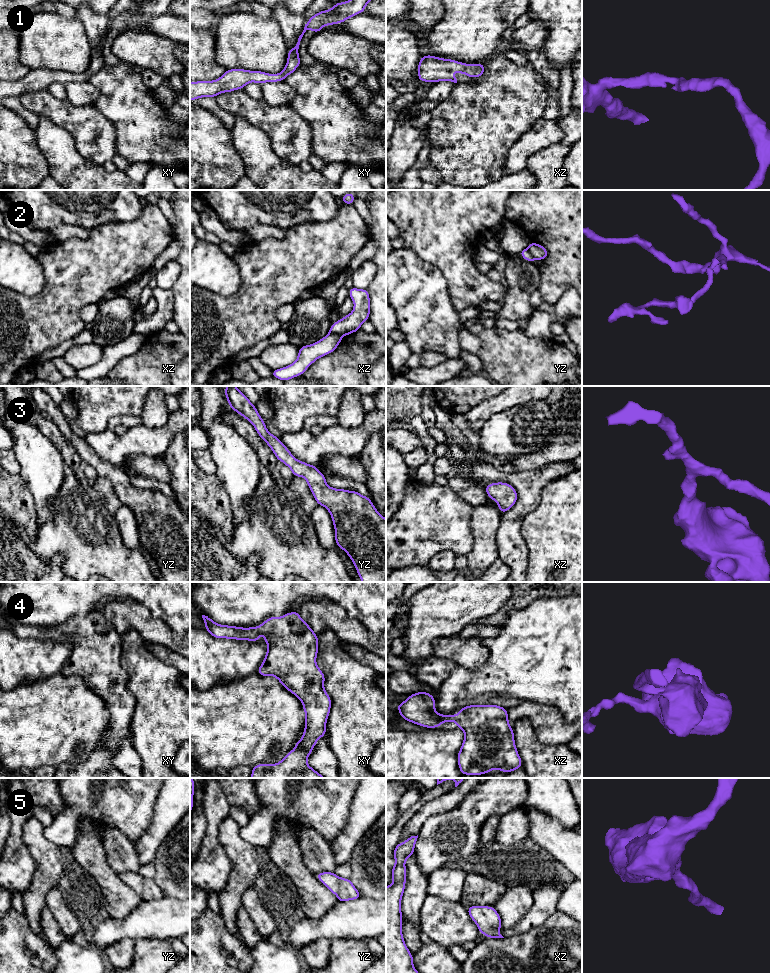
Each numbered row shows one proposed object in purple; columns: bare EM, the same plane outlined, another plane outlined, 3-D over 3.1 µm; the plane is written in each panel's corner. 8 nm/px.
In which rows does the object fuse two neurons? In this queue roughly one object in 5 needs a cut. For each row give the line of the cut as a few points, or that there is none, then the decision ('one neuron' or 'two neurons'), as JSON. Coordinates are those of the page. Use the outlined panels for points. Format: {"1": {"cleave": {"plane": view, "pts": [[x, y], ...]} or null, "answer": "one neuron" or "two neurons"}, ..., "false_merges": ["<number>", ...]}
{"1": {"cleave": null, "answer": "one neuron"}, "2": {"cleave": {"plane": "xz", "pts": [[329, 332], [342, 336]]}, "answer": "two neurons"}, "3": {"cleave": null, "answer": "one neuron"}, "4": {"cleave": null, "answer": "one neuron"}, "5": {"cleave": null, "answer": "one neuron"}, "false_merges": ["2"]}

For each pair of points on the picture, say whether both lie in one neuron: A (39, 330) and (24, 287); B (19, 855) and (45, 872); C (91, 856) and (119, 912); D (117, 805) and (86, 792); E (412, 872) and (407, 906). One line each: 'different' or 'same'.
A: different
B: different
C: same
D: same
E: same

